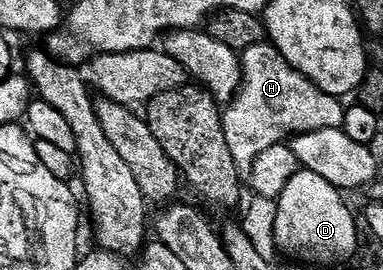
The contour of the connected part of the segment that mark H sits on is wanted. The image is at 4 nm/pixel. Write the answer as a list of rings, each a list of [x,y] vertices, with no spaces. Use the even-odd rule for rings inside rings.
[[[263,43],[256,47],[248,47],[240,55],[242,58],[242,86],[234,100],[225,106],[222,114],[222,126],[224,127],[224,139],[228,143],[228,151],[232,151],[232,159],[236,159],[238,172],[249,175],[256,159],[268,151],[268,147],[283,144],[287,139],[293,138],[300,133],[311,133],[312,131],[324,131],[325,129],[341,129],[344,123],[344,115],[347,106],[341,100],[316,87],[300,71],[296,71],[280,55],[276,46]]]

